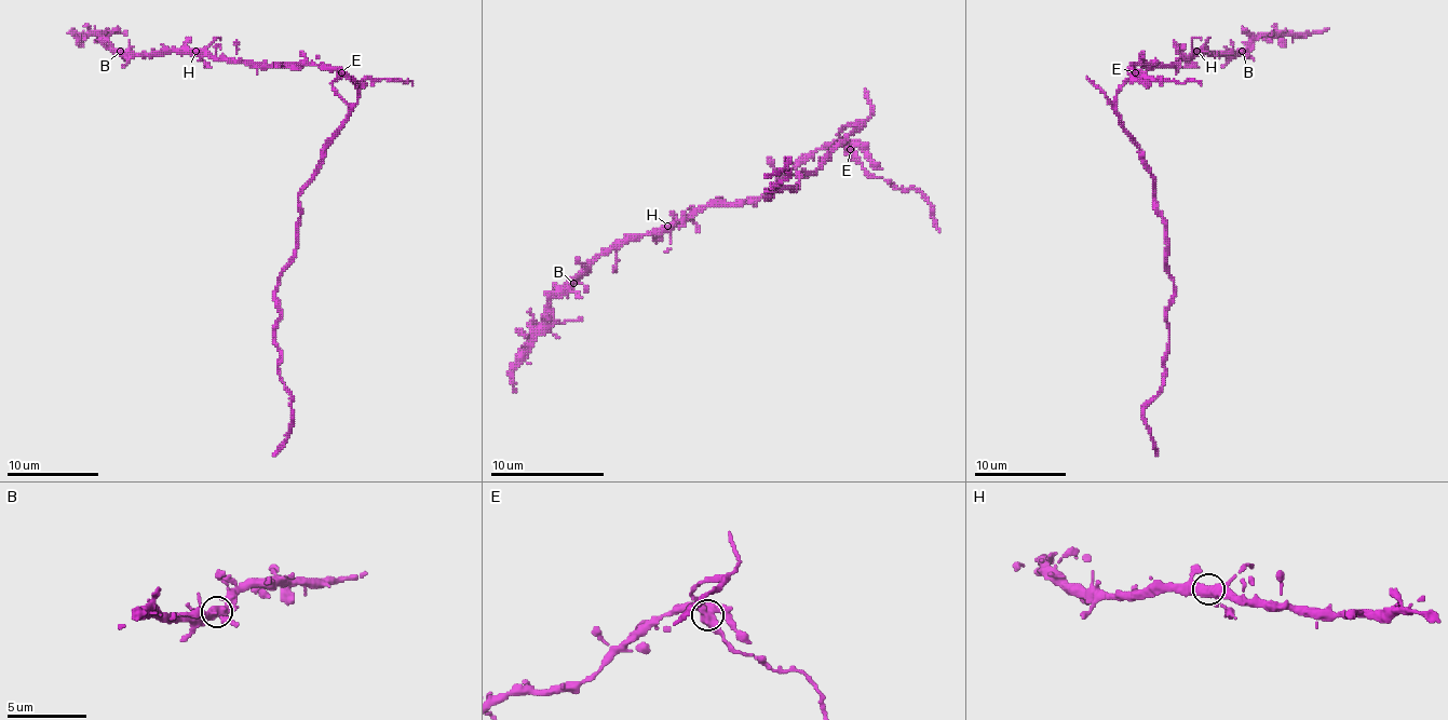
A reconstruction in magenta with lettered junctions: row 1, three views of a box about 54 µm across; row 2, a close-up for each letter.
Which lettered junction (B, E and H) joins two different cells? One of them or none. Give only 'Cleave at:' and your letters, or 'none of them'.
Cleave at: E

